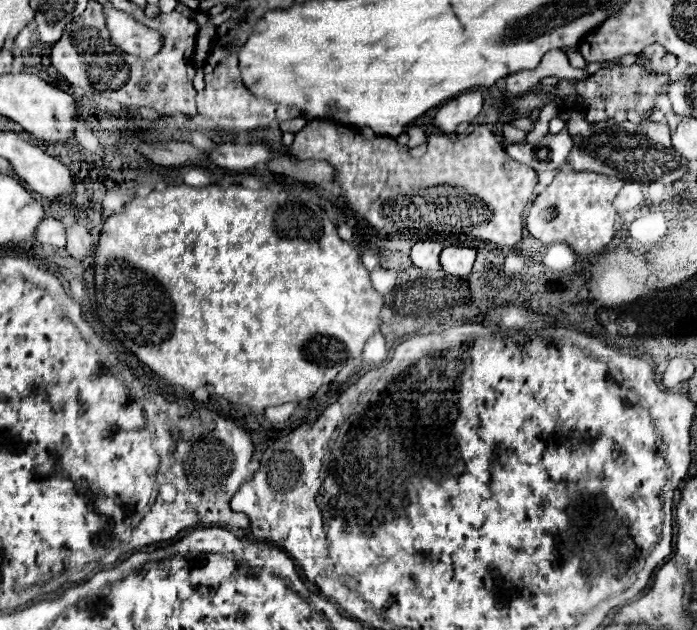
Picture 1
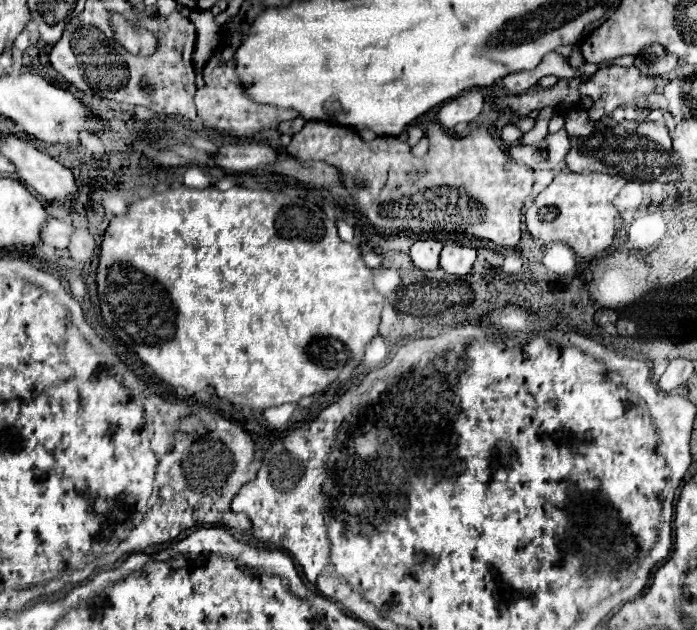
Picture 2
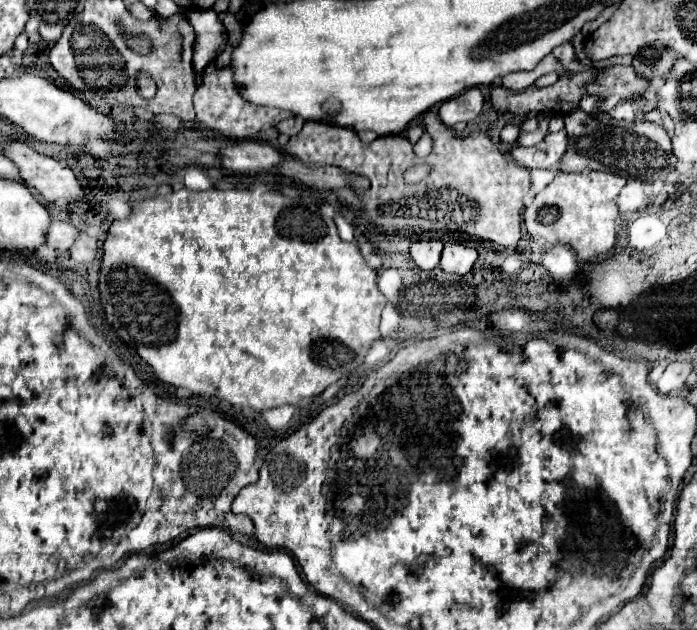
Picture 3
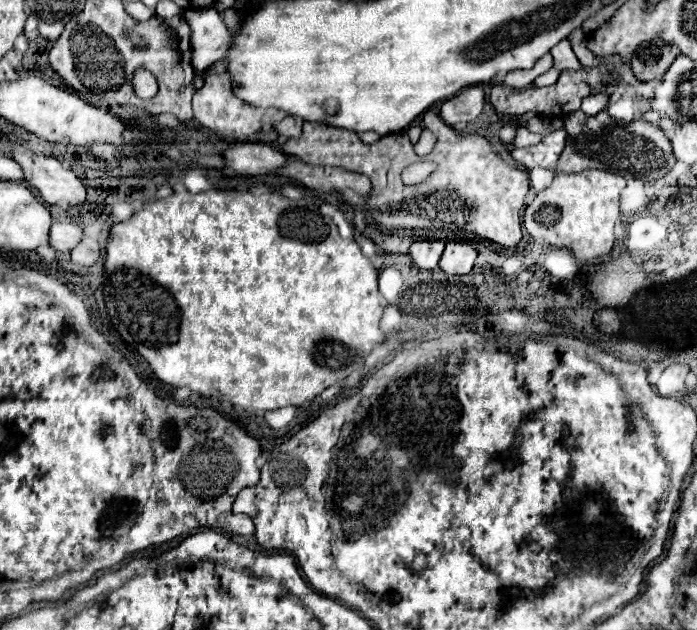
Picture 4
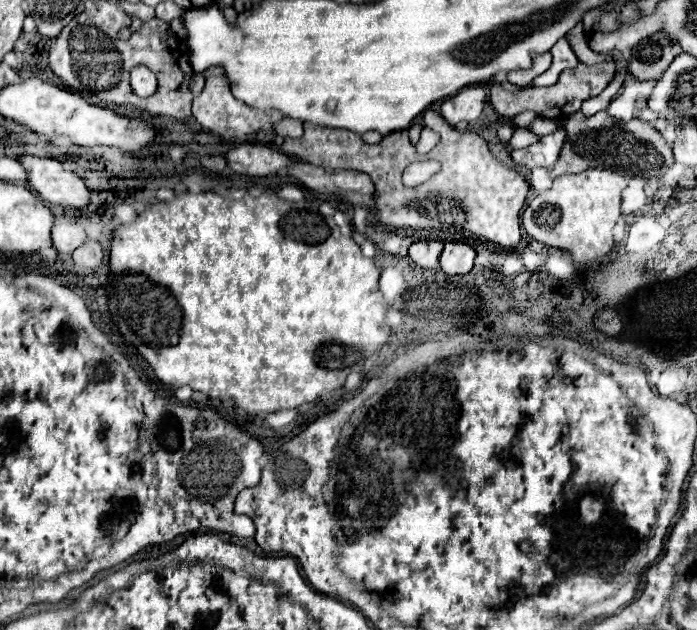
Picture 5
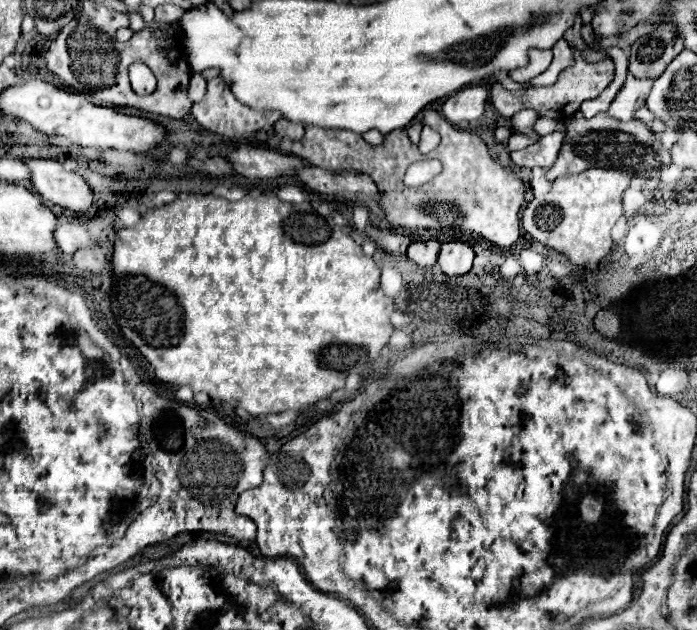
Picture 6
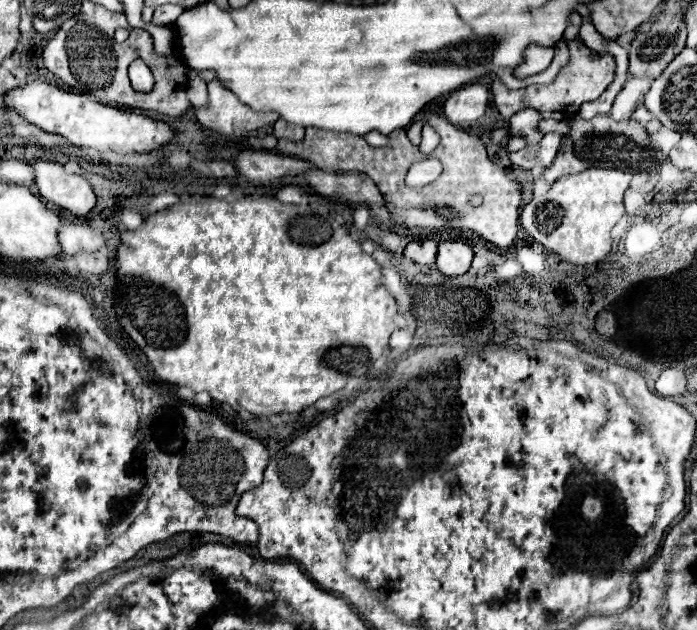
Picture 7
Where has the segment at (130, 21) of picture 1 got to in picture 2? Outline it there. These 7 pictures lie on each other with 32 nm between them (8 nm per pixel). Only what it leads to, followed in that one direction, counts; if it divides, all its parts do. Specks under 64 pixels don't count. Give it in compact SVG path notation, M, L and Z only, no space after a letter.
M120 14L112 18L112 26L116 30L118 42L132 54L138 56L150 56L156 50L156 36L146 32L146 30L136 30L132 28Z

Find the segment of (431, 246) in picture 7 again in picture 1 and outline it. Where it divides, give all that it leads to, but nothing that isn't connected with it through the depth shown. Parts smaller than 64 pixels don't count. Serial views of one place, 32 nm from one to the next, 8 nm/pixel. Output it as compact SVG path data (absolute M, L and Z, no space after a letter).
M416 242L412 246L410 258L414 266L422 270L440 270L440 252L442 252L442 244L438 242Z

